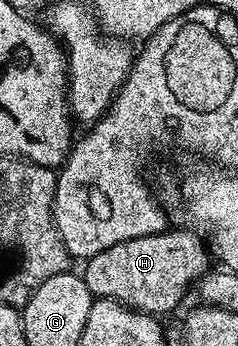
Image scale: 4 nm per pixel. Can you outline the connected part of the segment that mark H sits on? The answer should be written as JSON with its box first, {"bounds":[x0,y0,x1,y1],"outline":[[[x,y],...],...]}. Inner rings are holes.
{"bounds":[84,228,212,316],"outline":[[[167,228],[160,234],[112,244],[112,248],[85,259],[84,266],[86,283],[95,299],[111,298],[141,314],[163,316],[172,313],[198,278],[211,269],[212,255],[197,233]]]}

